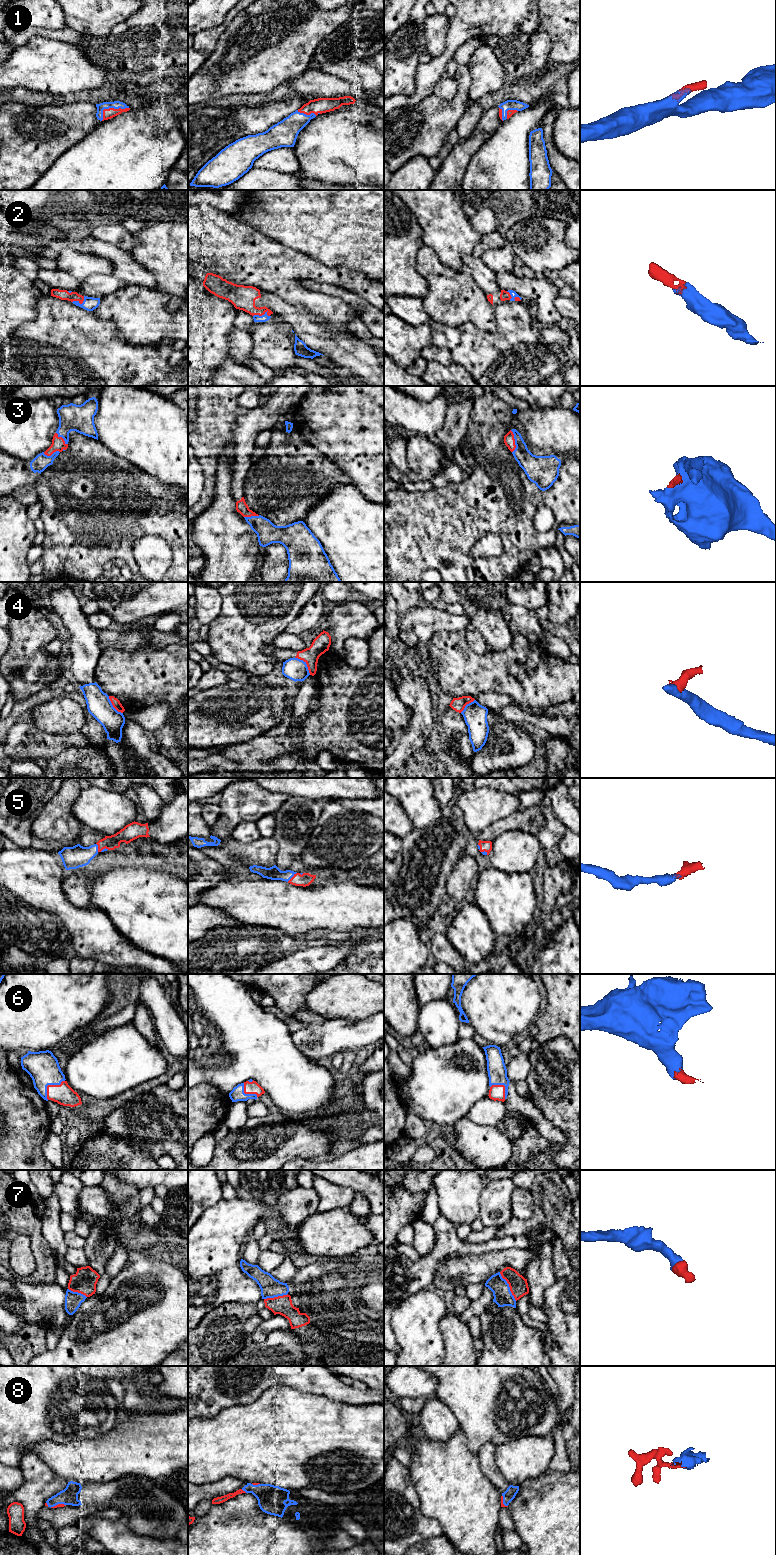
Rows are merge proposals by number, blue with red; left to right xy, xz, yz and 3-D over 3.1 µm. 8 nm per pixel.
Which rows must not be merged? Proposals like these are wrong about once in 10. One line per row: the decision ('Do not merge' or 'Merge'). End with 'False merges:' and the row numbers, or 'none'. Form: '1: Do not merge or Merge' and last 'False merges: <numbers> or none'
1: Merge
2: Merge
3: Merge
4: Do not merge
5: Merge
6: Merge
7: Merge
8: Merge
False merges: 4

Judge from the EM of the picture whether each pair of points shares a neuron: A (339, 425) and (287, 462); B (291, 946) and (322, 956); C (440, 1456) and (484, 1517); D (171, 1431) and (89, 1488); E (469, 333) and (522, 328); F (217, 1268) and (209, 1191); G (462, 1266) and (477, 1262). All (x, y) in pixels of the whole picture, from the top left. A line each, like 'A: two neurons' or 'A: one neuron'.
A: two neurons
B: two neurons
C: one neuron
D: two neurons
E: one neuron
F: two neurons
G: one neuron

